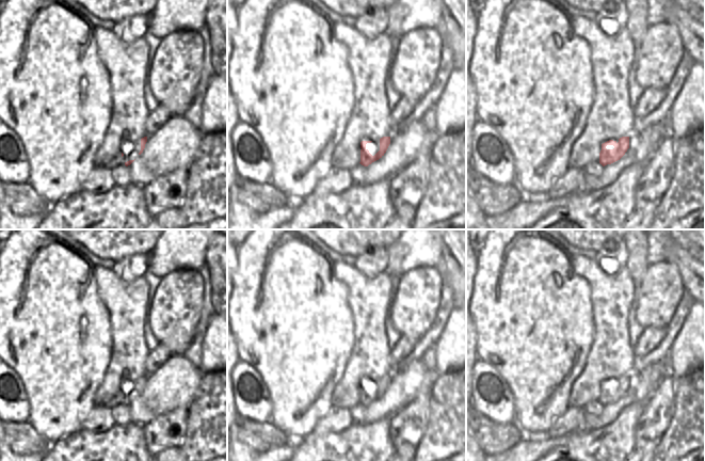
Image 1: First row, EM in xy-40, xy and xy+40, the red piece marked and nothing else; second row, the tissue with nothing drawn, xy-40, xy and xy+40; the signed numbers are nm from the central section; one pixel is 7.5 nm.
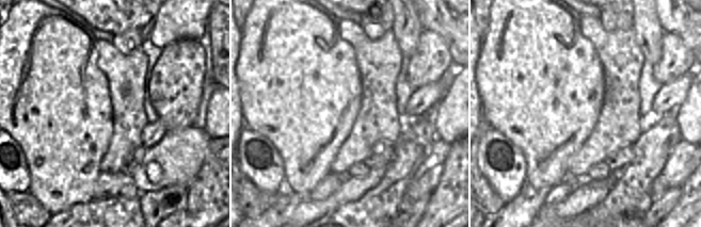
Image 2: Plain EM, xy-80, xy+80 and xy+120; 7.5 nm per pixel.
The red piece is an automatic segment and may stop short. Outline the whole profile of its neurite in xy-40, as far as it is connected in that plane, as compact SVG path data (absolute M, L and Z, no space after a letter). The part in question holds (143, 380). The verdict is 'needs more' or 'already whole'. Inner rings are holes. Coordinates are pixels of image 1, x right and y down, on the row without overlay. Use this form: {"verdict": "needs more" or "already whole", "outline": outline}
{"verdict": "needs more", "outline": "M147 376L142 377L138 380L126 381L122 385L122 401L126 406L130 404L144 390Z"}

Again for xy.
{"verdict": "needs more", "outline": "M383 376L376 380L360 381L360 403L368 406L384 395L390 383L390 376Z"}

